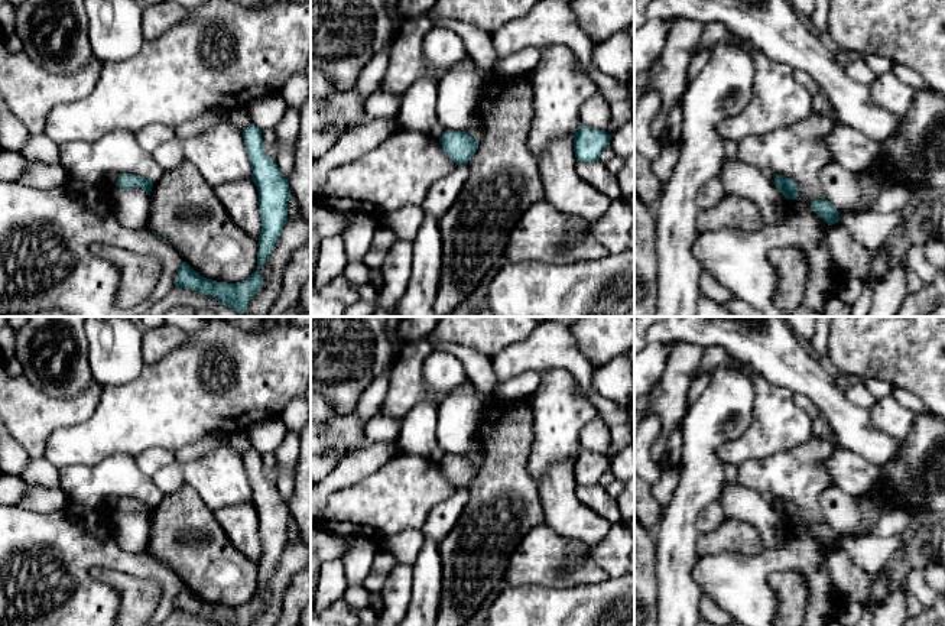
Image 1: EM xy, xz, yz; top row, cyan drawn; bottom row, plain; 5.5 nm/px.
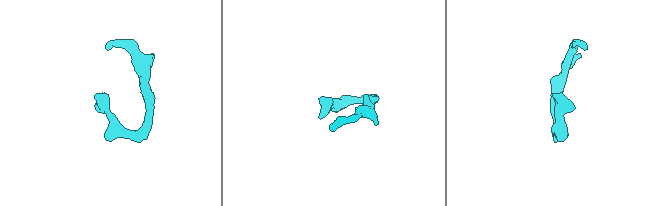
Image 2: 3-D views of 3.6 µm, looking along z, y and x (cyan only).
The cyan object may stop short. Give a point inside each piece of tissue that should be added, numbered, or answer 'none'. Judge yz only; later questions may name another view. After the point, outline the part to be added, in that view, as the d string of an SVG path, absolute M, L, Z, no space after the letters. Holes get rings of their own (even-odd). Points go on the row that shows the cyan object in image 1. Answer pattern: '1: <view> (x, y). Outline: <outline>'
none

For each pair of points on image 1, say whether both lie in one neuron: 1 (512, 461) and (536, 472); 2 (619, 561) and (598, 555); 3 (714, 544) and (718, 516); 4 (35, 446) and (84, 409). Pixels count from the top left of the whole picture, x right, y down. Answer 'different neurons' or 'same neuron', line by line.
1: different neurons
2: same neuron
3: different neurons
4: same neuron

